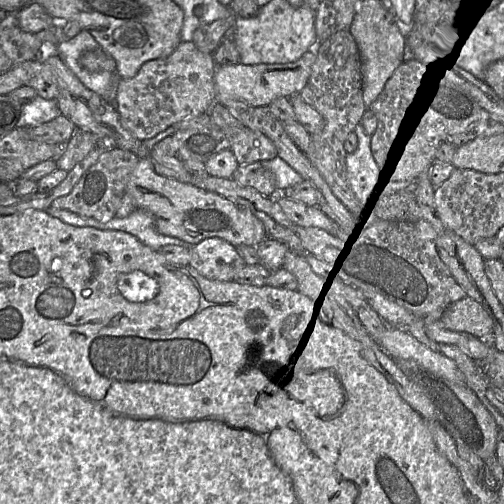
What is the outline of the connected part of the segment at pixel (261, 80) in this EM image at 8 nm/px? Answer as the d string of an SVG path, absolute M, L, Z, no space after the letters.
M310 49L291 63L218 66L214 76L216 103L224 104L229 100L237 100L251 106L269 106L277 98L299 94L309 80L316 58L316 52Z

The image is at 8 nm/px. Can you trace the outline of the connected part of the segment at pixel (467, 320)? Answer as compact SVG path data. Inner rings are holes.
M470 297L451 304L440 321L447 330L468 333L480 339L491 339L494 333L493 319Z

